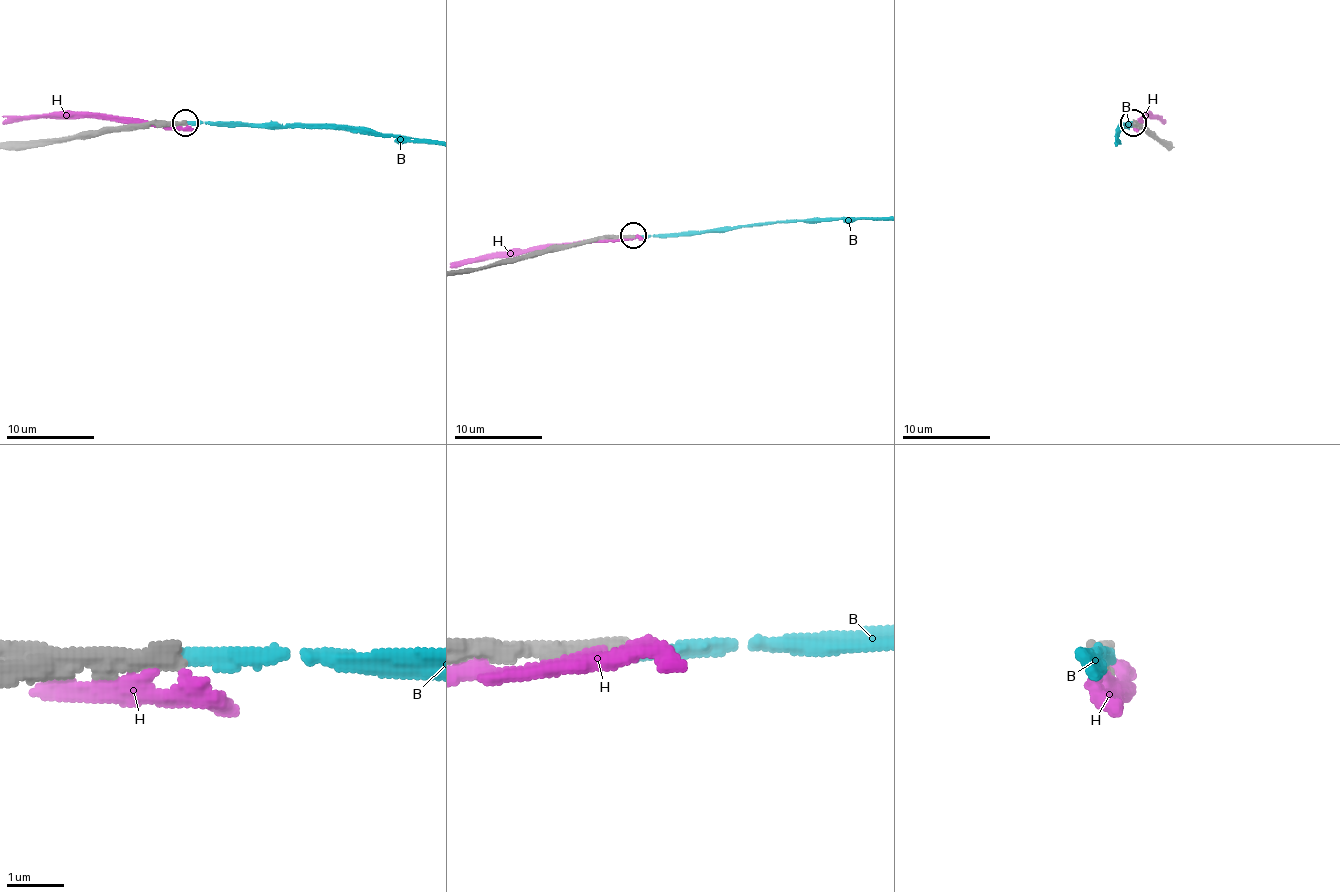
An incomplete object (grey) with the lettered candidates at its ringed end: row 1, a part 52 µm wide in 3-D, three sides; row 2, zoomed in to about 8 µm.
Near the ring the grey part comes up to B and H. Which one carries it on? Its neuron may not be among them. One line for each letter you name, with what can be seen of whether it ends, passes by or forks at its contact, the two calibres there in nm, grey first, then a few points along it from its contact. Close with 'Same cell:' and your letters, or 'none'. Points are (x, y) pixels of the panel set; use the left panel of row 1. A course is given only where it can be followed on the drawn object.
Same cell: none

